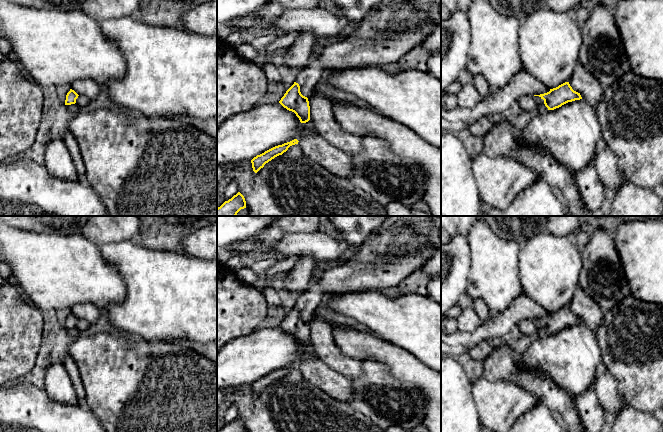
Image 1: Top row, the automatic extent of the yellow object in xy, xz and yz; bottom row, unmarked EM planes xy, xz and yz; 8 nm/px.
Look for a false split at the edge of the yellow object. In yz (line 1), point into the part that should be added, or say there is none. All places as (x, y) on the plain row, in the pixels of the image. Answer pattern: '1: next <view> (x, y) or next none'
1: next yz (528, 327)

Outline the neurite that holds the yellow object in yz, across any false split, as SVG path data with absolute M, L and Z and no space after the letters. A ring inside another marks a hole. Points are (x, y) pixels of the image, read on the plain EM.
M565 306L549 316L540 319L528 319L519 323L515 330L515 335L536 335L544 328L548 334L554 334L562 329L575 324L582 323L580 317L574 315L569 306Z

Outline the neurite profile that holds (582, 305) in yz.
M579 286L575 290L569 308L595 333L604 320L604 312L600 306Z

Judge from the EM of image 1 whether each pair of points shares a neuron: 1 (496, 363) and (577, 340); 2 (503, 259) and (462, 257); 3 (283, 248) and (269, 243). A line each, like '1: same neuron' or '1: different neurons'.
1: different neurons
2: different neurons
3: different neurons

